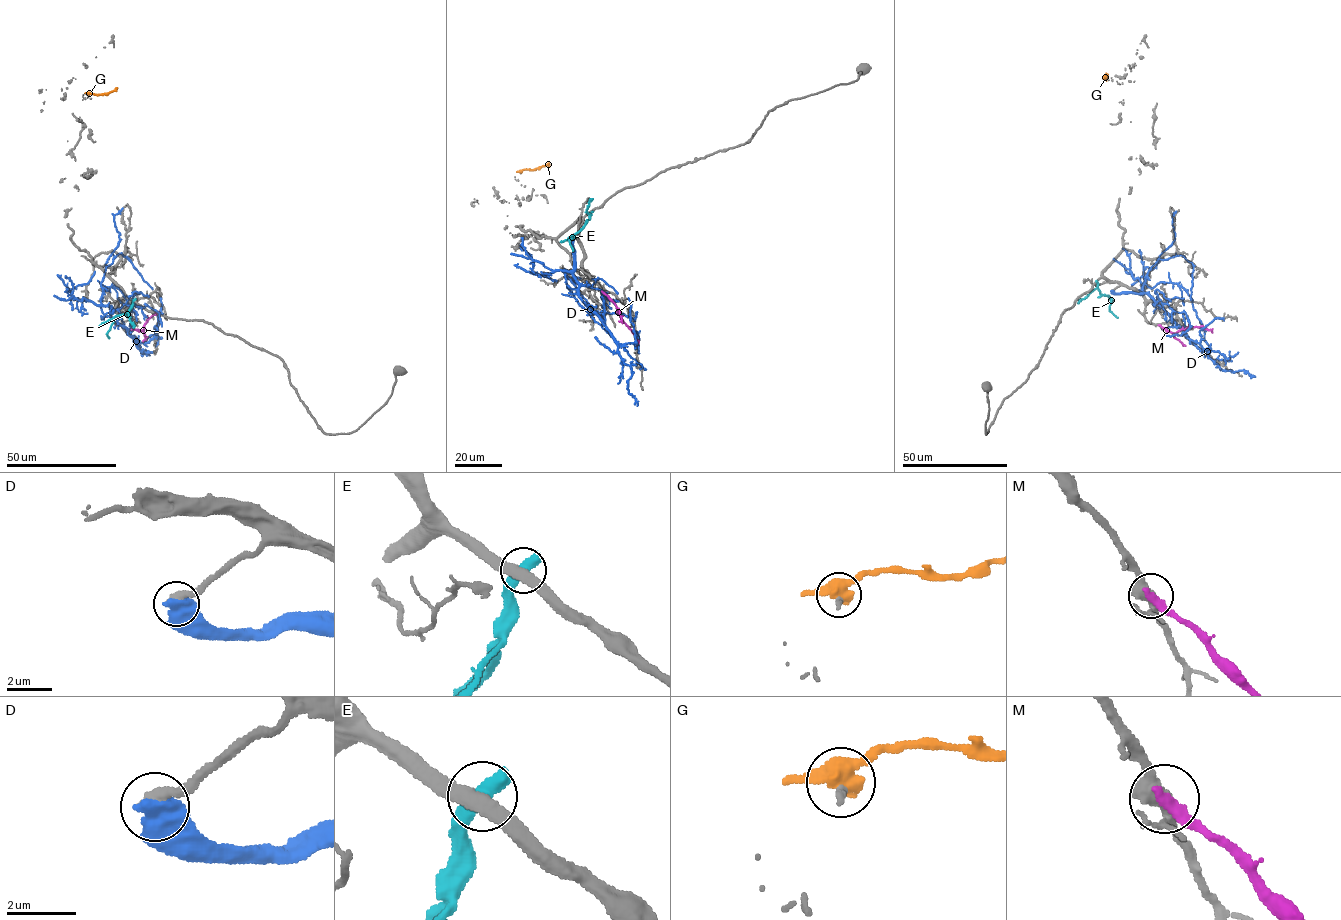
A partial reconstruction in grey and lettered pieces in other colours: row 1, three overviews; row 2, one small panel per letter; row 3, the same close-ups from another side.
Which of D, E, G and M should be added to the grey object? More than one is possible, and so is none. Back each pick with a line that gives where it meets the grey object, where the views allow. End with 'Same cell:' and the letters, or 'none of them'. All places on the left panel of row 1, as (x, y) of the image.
Same cell: none of them

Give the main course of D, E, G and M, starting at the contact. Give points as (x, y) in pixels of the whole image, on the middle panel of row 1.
D: (573, 235), (573, 275), (578, 284), (579, 296), (619, 343), (634, 342), (634, 331), (638, 333), (639, 353)
E: (591, 212), (585, 224), (571, 236), (574, 238), (569, 240), (572, 251)
G: (520, 172), (549, 166)
M: (602, 292), (614, 303), (619, 317), (637, 339), (636, 345)

